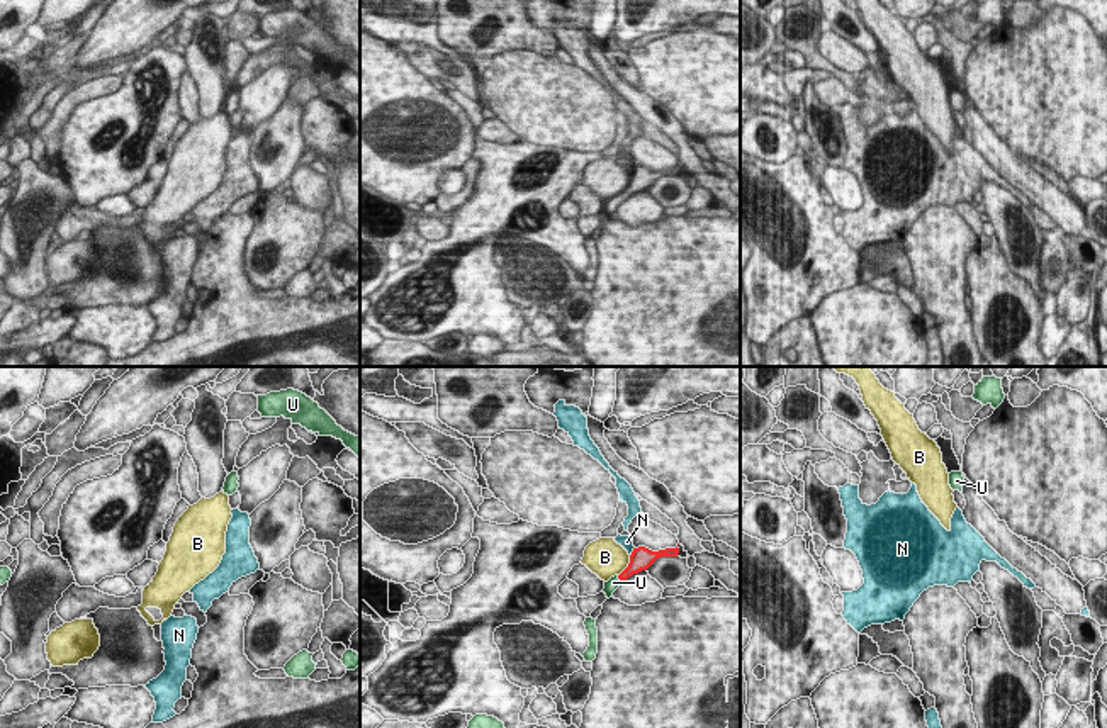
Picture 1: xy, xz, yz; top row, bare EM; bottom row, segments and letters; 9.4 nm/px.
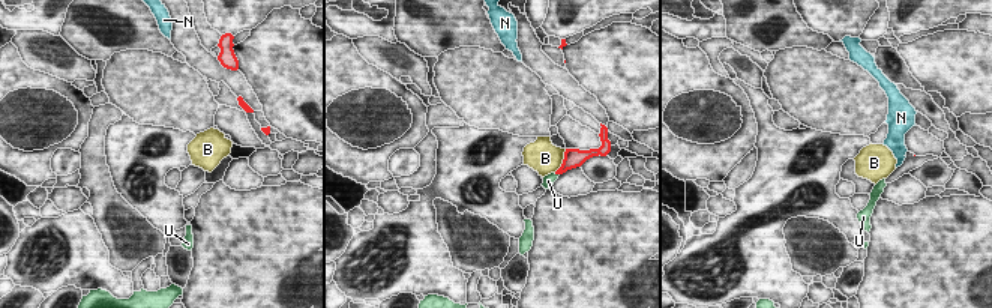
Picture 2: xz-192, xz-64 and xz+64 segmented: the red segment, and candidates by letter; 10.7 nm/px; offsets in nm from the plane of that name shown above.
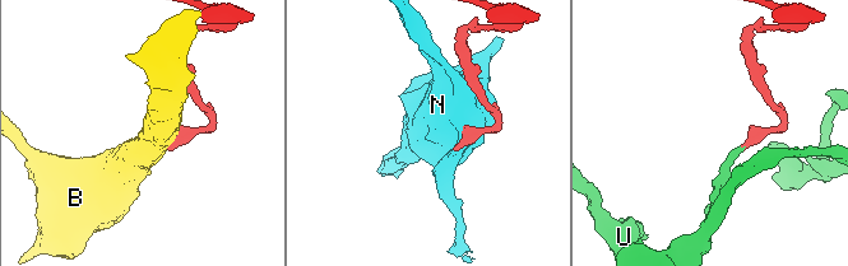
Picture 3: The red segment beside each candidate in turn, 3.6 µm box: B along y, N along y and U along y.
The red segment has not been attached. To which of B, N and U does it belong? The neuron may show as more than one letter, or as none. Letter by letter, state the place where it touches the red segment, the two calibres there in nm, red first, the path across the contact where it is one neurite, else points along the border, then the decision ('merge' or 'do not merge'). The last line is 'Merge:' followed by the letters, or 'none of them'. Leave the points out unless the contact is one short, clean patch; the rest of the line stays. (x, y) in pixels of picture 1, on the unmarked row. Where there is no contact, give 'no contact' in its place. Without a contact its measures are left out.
B: contact xz (629, 185); calibres 220 and 360 nm; do not merge
N: contact xz (632, 172); calibres 220 and 130 nm; border xz (634, 167), (630, 175); do not merge
U: contact xz (620, 199); calibres 190 and 120 nm; way xz (639, 180), (620, 199), (613, 202); merge
Merge: U

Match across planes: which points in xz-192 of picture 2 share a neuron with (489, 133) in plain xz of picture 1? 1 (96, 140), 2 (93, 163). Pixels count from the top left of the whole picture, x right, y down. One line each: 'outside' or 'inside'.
1: inside
2: inside

